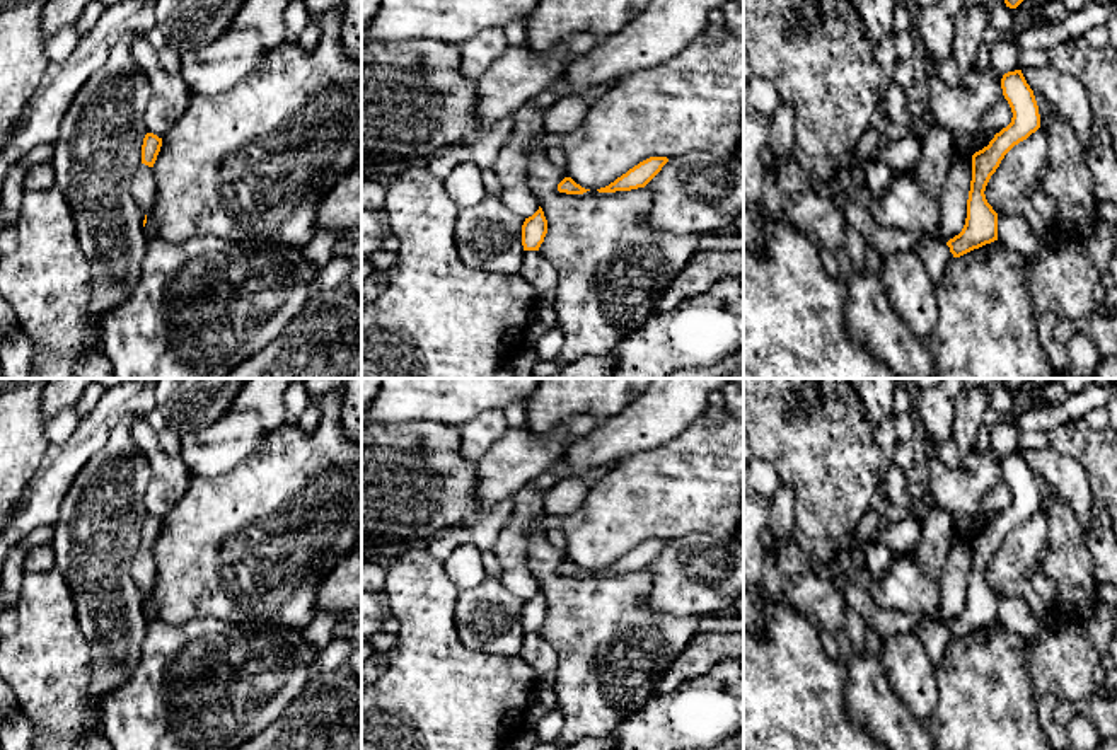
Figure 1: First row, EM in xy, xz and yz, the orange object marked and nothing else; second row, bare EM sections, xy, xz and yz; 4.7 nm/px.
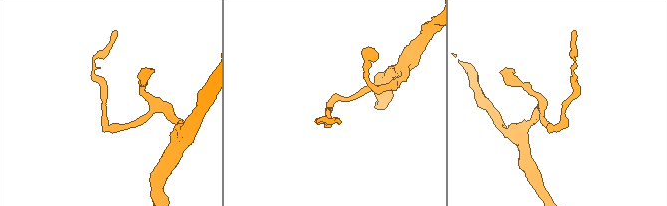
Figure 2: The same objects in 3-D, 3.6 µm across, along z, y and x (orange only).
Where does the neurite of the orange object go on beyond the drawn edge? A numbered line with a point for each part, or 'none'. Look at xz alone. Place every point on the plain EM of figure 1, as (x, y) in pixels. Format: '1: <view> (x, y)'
none

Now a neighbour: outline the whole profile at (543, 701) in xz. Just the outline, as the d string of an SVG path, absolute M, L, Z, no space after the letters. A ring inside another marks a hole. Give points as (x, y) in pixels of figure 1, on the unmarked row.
M525 632L520 656L537 673L537 687L525 712L525 721L537 723L556 707L556 665L558 653L539 632Z

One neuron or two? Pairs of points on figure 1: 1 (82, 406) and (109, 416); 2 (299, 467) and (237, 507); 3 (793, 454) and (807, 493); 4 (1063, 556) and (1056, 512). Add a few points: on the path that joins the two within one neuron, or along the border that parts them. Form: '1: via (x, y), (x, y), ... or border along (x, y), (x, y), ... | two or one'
1: border along (103, 396), (81, 421) | two
2: via (283, 483), (260, 507), (253, 507) | one
3: via (804, 464), (807, 467), (807, 483) | one
4: via (1063, 546), (1063, 522) | one

